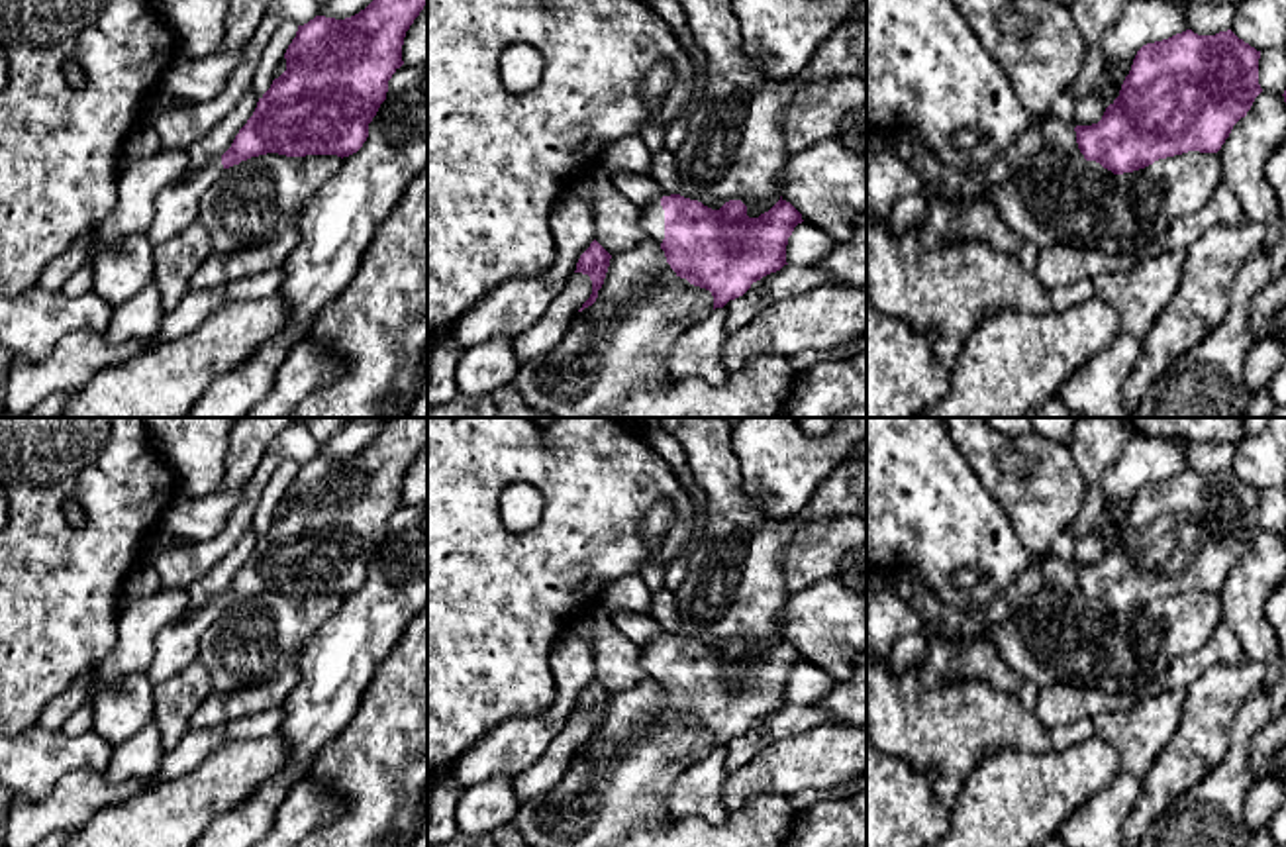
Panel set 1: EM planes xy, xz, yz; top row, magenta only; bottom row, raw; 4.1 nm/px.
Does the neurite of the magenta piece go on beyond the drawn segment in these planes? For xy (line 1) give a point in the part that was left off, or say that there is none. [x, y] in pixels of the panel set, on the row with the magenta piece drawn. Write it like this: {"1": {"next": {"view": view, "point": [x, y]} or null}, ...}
{"1": {"next": {"view": "xy", "point": [177, 206]}}}

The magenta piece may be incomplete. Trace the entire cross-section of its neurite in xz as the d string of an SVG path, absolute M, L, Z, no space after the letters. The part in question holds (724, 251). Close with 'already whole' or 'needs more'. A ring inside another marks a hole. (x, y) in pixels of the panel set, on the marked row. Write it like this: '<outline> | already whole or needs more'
M663 192L639 216L676 276L712 292L714 310L788 265L788 237L804 222L782 196L768 212L749 218L741 200L712 210L698 200Z | needs more

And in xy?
M372 0L351 18L316 16L298 25L284 53L286 71L259 98L231 147L157 194L149 241L159 245L182 233L198 220L202 194L225 169L251 157L357 153L388 80L404 65L406 31L425 4Z | needs more

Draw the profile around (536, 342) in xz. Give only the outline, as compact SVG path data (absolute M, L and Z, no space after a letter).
M574 273L541 320L514 337L519 365L543 359L565 337L570 322L592 294L588 274Z

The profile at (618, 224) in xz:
M596 167L572 182L570 194L584 198L594 212L596 241L614 257L649 239L641 225L639 208Z

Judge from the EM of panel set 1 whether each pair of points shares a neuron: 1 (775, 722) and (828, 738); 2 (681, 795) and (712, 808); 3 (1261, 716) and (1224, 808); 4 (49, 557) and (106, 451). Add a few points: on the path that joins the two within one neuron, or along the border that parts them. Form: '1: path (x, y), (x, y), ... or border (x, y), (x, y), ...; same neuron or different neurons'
1: border (828, 722), (775, 740), (763, 747); different neurons
2: path (689, 795), (698, 795), (704, 800); same neuron
3: path (1241, 740), (1234, 777), (1228, 785); same neuron
4: path (49, 530), (49, 504), (79, 475); same neuron

